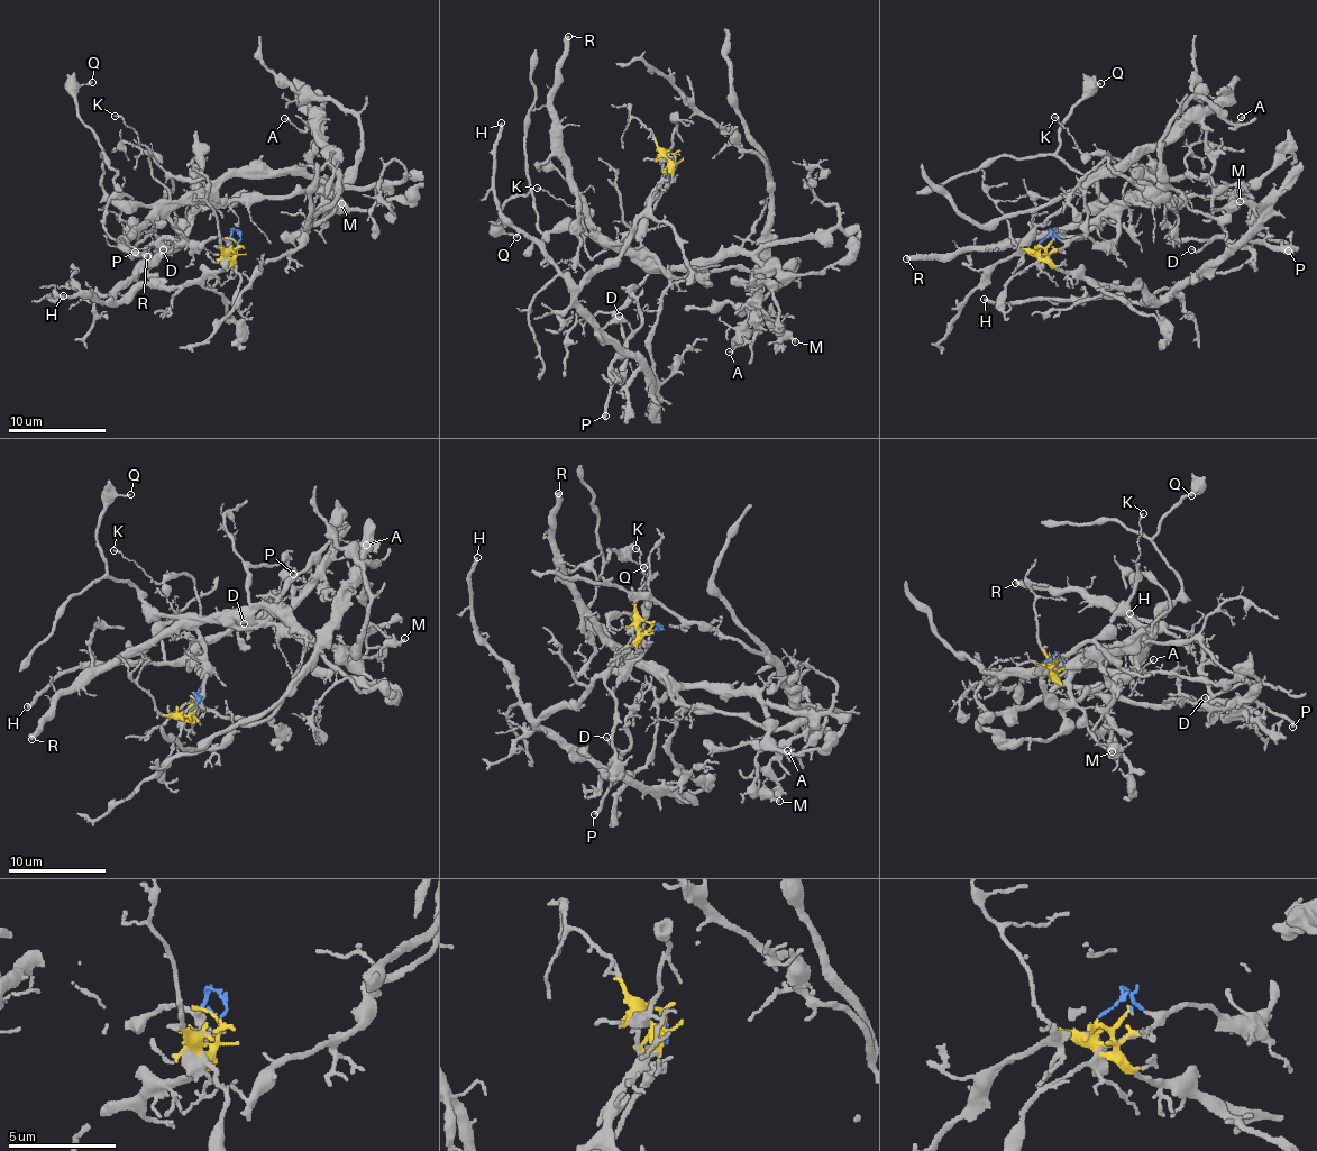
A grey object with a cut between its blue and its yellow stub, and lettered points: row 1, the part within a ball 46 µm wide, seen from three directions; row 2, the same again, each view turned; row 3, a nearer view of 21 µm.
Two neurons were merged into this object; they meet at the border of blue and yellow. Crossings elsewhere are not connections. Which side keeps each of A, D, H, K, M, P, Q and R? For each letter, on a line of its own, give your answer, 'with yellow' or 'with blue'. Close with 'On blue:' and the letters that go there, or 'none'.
A: with blue
D: with yellow
H: with yellow
K: with blue
M: with blue
P: with blue
Q: with blue
R: with blue
On blue: A, K, M, P, Q, R

